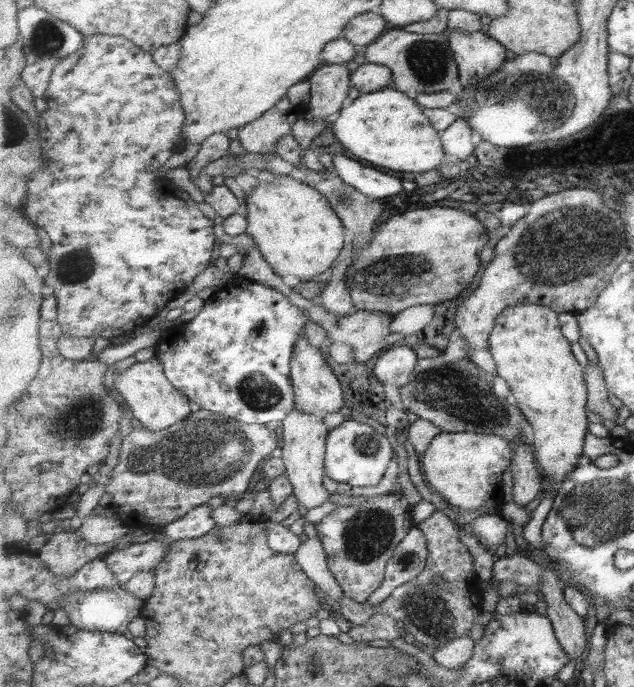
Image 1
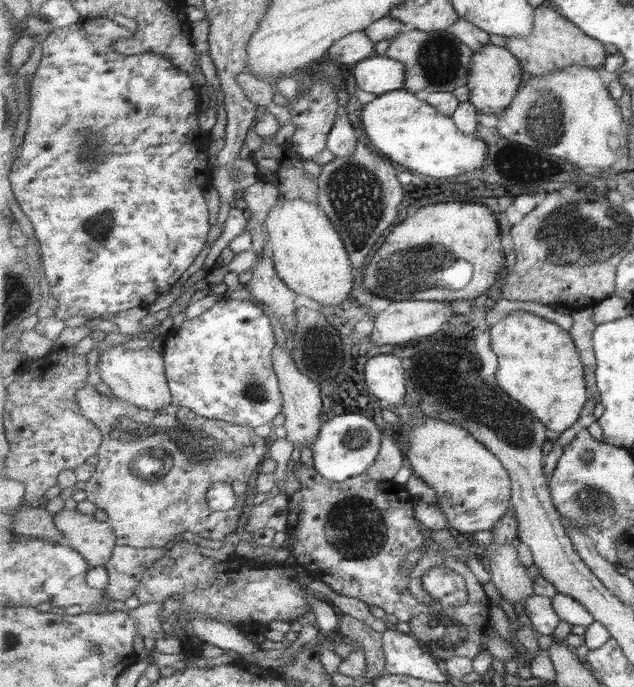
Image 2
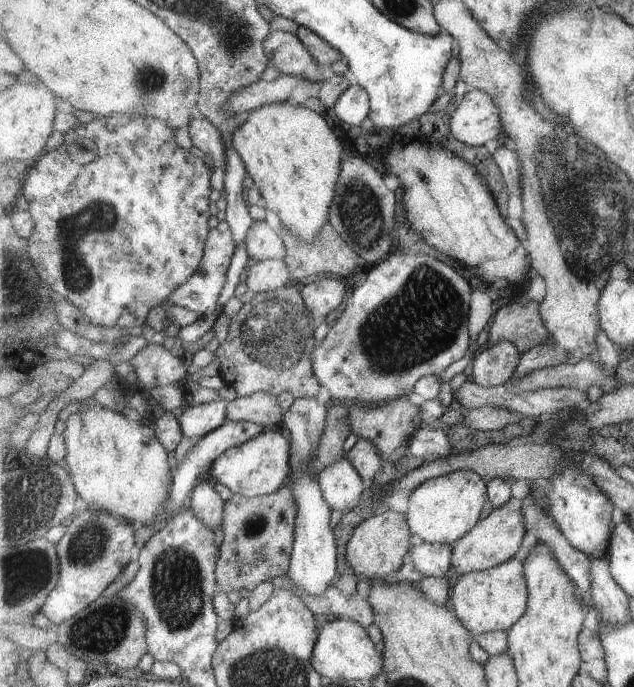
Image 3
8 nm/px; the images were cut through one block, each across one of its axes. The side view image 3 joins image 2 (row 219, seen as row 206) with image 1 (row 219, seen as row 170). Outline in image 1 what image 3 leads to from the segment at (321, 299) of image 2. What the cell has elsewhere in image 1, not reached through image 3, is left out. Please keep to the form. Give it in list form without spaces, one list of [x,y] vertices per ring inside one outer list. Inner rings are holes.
[[[281,174],[260,177],[259,184],[251,188],[249,195],[251,197],[246,199],[246,217],[249,222],[246,234],[253,238],[273,270],[279,276],[293,274],[299,277],[303,283],[311,281],[313,278],[319,280],[327,275],[331,266],[335,264],[335,260],[339,258],[341,250],[345,248],[347,230],[342,219],[333,210],[330,202],[327,202],[325,196],[314,187],[300,182],[299,179]]]

